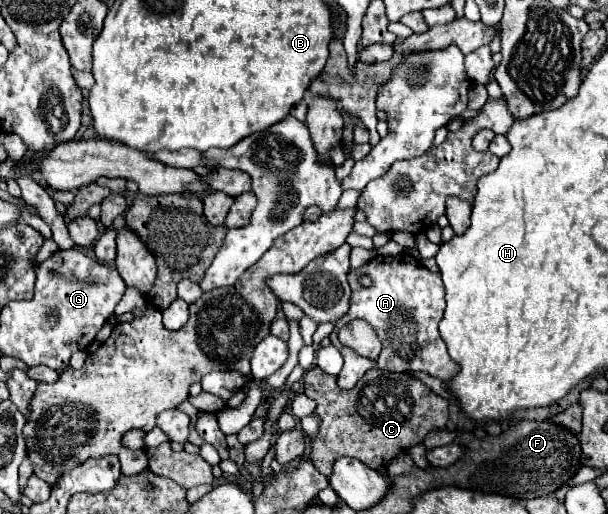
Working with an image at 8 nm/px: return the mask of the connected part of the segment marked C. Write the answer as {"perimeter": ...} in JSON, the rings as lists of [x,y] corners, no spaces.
{"perimeter":[[[315,366],[303,376],[303,384],[305,384],[303,392],[317,402],[315,412],[323,420],[319,428],[319,436],[311,440],[311,458],[313,458],[313,464],[319,468],[319,472],[325,474],[327,478],[333,474],[333,460],[343,456],[359,458],[365,466],[373,470],[387,468],[391,460],[395,460],[405,450],[421,444],[429,432],[445,428],[449,420],[449,400],[431,392],[419,378],[415,378],[409,372],[387,372],[381,368],[371,368],[357,382],[355,388],[343,390],[343,388],[337,388],[337,376],[325,374],[319,366]]]}

